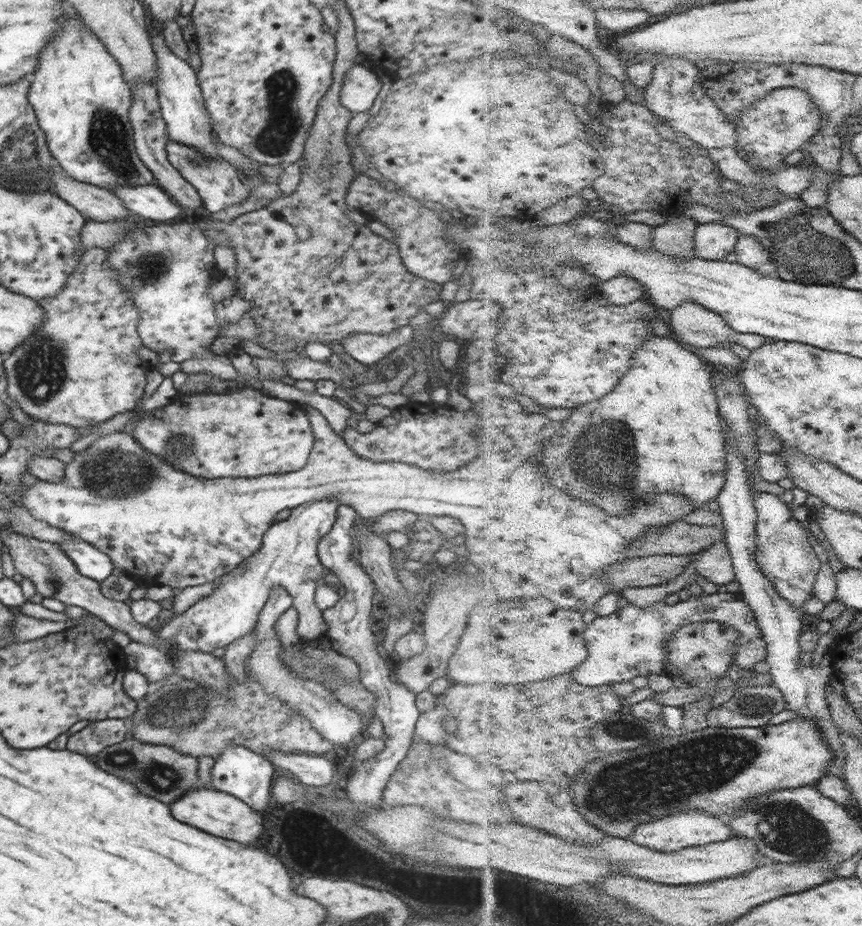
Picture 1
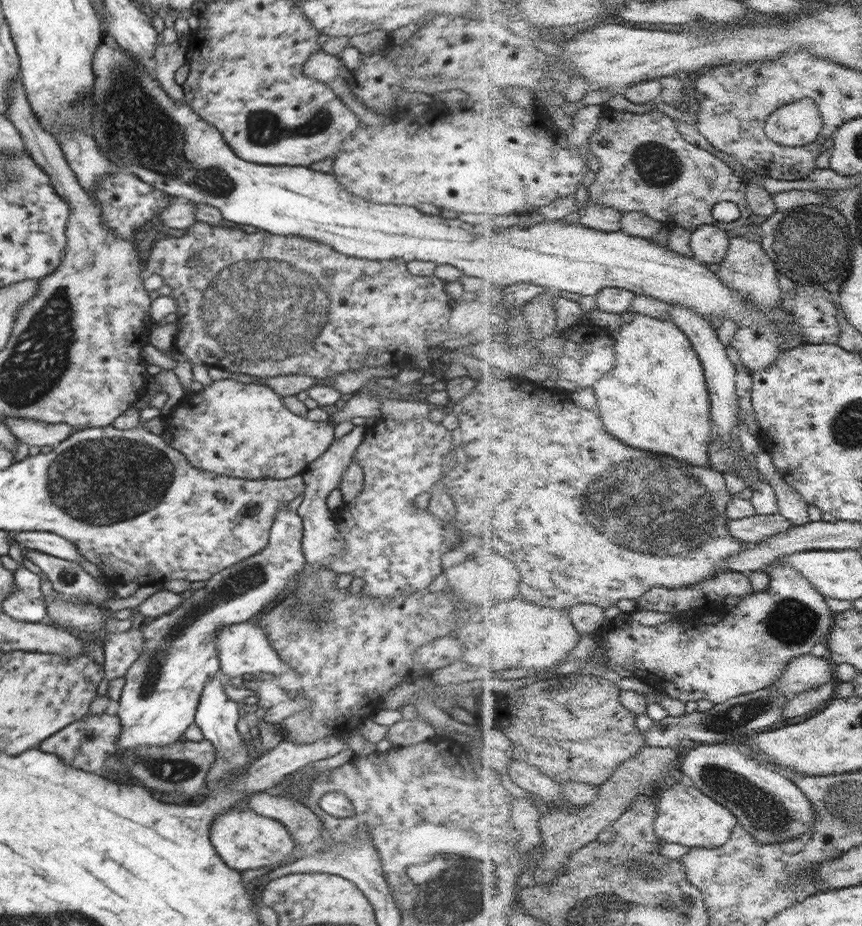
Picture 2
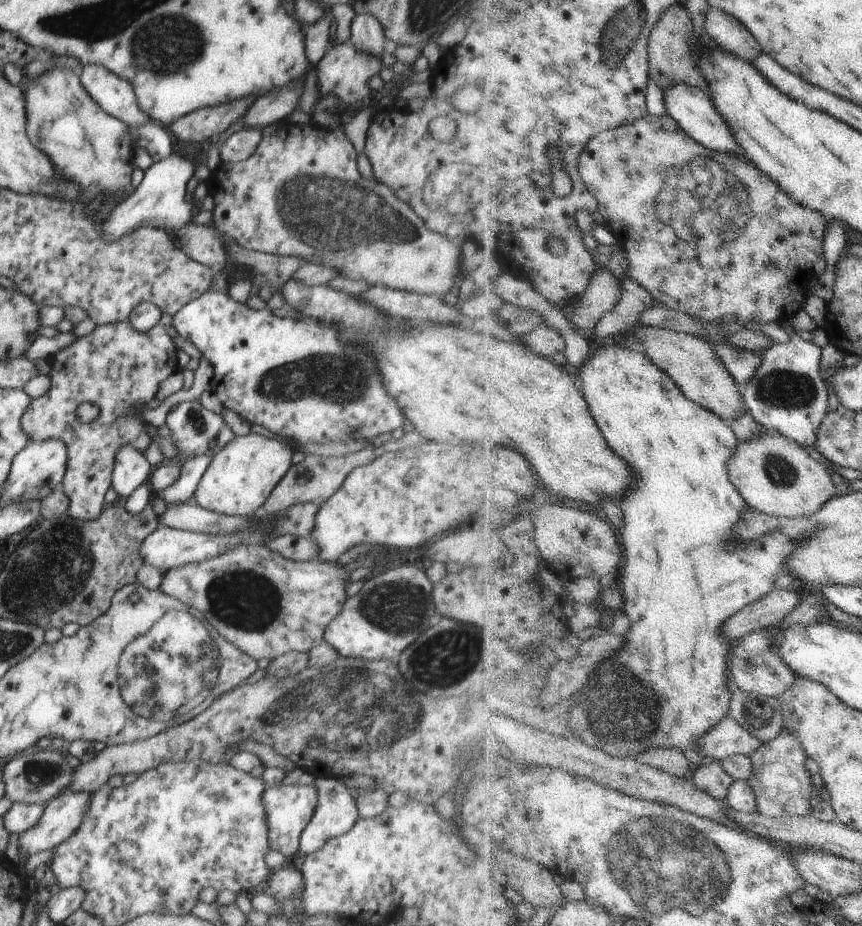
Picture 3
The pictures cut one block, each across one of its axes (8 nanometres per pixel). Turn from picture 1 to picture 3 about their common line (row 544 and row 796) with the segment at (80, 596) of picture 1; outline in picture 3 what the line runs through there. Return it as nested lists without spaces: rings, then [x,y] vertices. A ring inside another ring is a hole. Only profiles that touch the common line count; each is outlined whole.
[[[47,748],[45,750],[26,750],[18,758],[12,758],[3,766],[6,798],[13,803],[46,806],[52,799],[64,793],[71,784],[74,769],[68,763],[66,755],[65,750]]]

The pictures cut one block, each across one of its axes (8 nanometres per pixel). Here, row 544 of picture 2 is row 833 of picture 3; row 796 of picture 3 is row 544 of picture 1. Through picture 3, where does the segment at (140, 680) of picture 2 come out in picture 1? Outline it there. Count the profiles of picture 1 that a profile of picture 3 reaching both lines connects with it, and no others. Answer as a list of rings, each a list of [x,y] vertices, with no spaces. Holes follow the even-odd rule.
[[[327,498],[318,502],[309,502],[291,509],[288,518],[275,521],[265,532],[263,543],[260,550],[257,550],[251,557],[244,560],[246,566],[238,565],[233,571],[220,577],[220,586],[216,586],[212,594],[202,597],[188,610],[182,612],[181,615],[173,614],[170,622],[164,624],[157,631],[157,638],[161,645],[155,647],[143,642],[129,642],[126,647],[122,648],[125,656],[135,656],[135,670],[145,676],[149,684],[160,684],[162,681],[168,680],[169,677],[175,676],[173,666],[173,658],[169,654],[169,646],[176,650],[199,650],[212,654],[216,648],[224,648],[236,642],[239,638],[251,633],[255,628],[257,618],[266,604],[267,598],[271,595],[273,588],[282,588],[292,597],[293,607],[299,612],[299,621],[297,624],[297,635],[304,642],[312,641],[322,637],[329,626],[325,622],[324,612],[321,611],[314,602],[314,591],[316,590],[316,581],[323,578],[326,570],[319,563],[317,545],[320,539],[330,532],[333,528],[337,517],[337,508],[340,506],[335,498]]]

